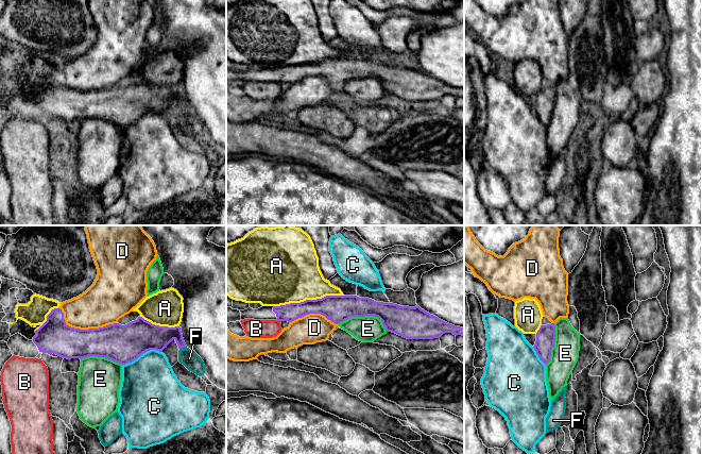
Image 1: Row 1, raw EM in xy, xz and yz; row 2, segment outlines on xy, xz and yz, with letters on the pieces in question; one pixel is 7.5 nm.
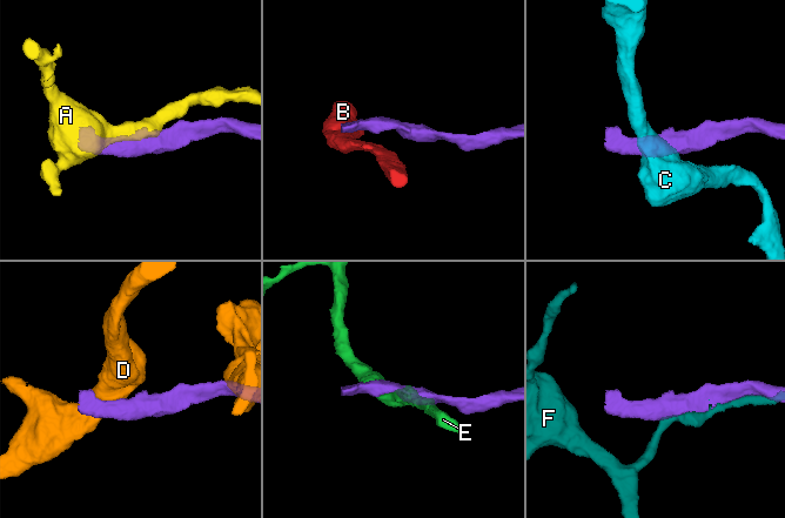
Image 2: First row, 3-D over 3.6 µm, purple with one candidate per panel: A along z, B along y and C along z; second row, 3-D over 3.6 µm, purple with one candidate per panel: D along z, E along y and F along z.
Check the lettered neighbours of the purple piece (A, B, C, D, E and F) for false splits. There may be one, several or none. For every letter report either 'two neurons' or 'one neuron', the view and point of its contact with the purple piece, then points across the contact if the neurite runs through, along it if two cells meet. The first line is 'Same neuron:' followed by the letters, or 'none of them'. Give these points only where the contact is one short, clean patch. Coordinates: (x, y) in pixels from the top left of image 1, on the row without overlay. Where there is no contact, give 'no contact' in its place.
Same neuron: none of them
A: two neurons | xz (308, 62)
B: two neurons | xz (279, 82) | along xz (277, 81), (280, 83)
C: two neurons | xy (141, 116) | along xy (161, 113), (147, 112), (133, 122), (122, 127)
D: two neurons | xy (83, 91)
E: two neurons | xz (364, 77)
F: two neurons | xy (183, 108)

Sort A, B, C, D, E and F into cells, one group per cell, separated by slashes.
A / B / C / D / E / F

